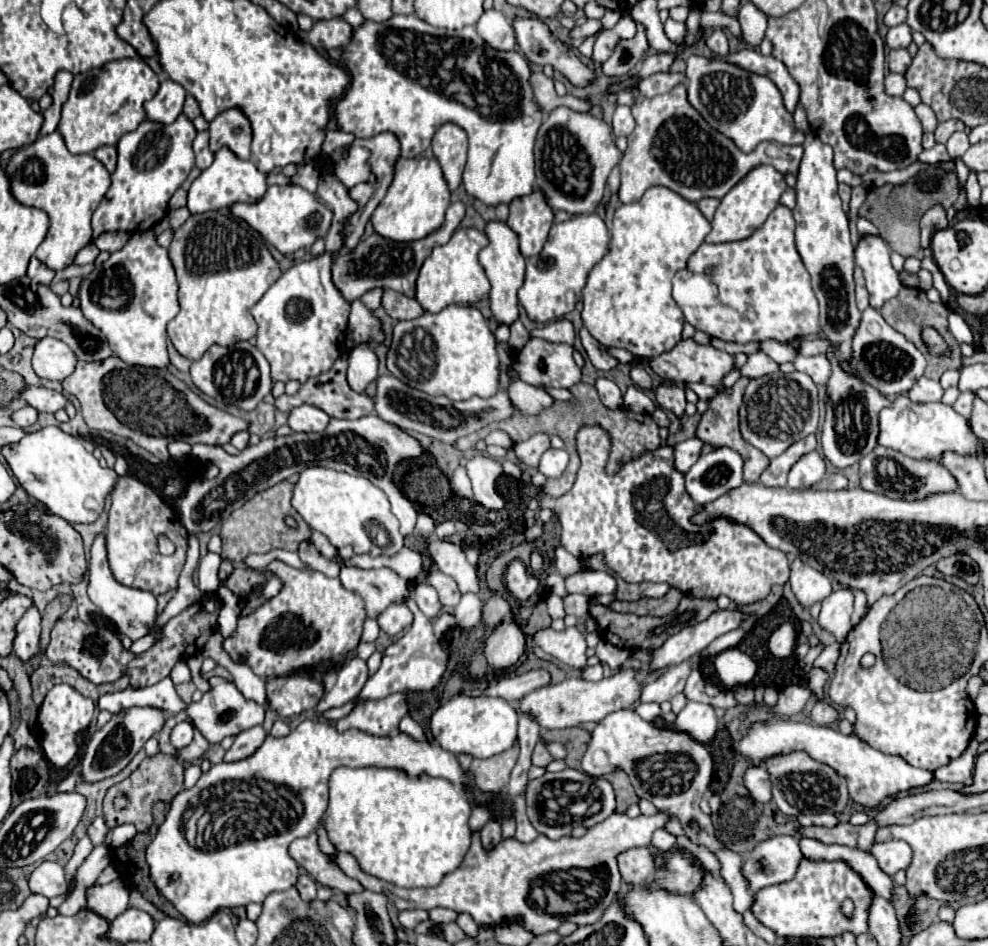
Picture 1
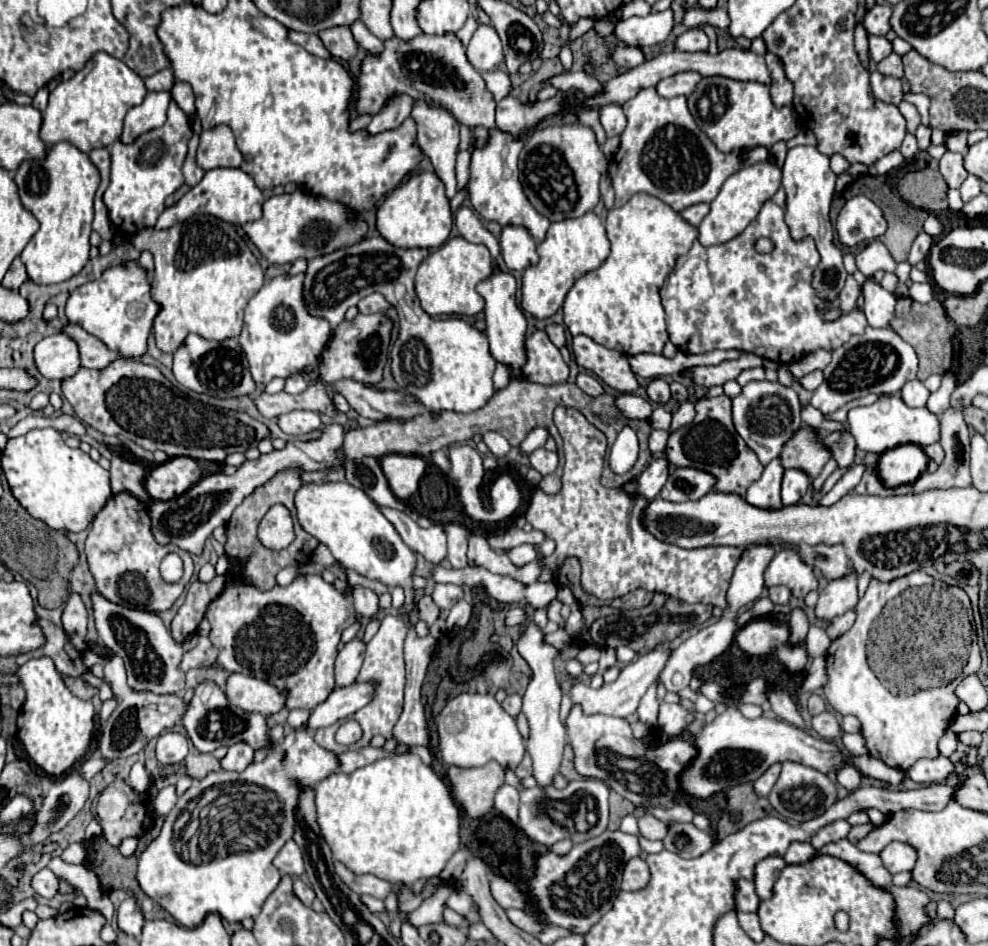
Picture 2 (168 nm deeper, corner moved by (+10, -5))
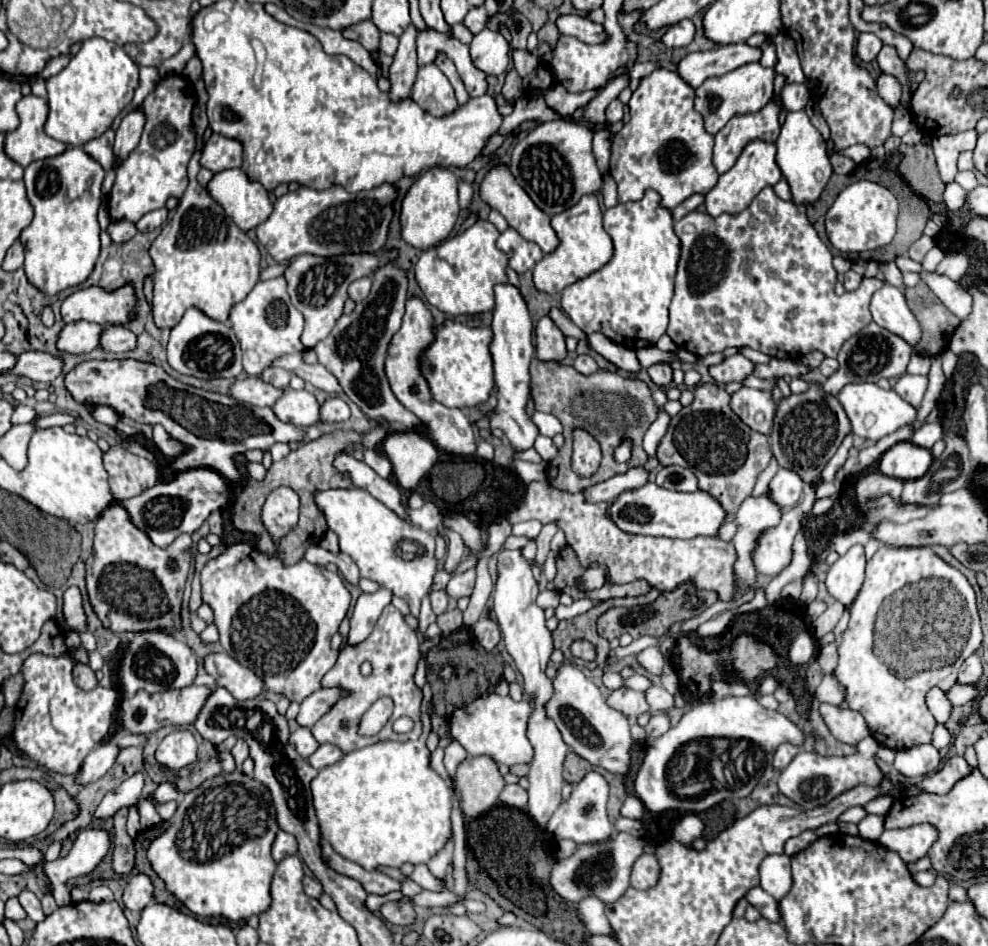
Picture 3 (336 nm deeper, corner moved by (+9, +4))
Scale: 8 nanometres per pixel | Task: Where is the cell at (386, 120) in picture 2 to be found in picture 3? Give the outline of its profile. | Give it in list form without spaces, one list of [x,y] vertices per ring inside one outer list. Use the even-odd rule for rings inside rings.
[[[409,25],[405,33],[399,37],[399,49],[389,69],[389,81],[391,81],[389,95],[393,101],[399,101],[411,95],[411,87],[419,69],[417,53],[415,53],[415,39],[417,39],[415,25]]]

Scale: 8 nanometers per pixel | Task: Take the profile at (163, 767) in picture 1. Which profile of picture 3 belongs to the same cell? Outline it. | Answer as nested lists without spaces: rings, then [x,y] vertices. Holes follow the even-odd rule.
[[[119,809],[113,815],[115,821],[115,835],[113,835],[113,869],[119,875],[129,875],[135,865],[135,847],[133,839],[127,835],[127,809]]]

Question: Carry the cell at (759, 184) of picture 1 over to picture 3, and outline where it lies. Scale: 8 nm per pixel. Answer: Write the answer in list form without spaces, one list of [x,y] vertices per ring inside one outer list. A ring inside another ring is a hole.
[[[755,139],[755,141],[749,141],[739,159],[735,161],[735,165],[725,171],[723,175],[719,175],[719,181],[717,185],[705,195],[705,207],[707,207],[707,213],[713,215],[713,217],[719,217],[721,213],[741,213],[743,209],[749,207],[749,203],[755,199],[755,195],[767,187],[767,185],[775,185],[779,179],[783,177],[781,169],[777,167],[775,163],[775,143],[769,143],[769,141],[761,141],[761,139]]]

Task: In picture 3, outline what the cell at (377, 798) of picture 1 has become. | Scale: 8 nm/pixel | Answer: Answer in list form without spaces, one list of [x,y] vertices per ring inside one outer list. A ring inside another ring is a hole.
[[[427,733],[417,741],[377,741],[365,749],[345,753],[341,761],[323,767],[311,781],[321,837],[327,839],[341,857],[365,869],[377,869],[379,865],[401,867],[403,863],[429,863],[429,859],[443,849],[451,835],[451,789],[447,781],[431,769],[431,751],[425,741]]]

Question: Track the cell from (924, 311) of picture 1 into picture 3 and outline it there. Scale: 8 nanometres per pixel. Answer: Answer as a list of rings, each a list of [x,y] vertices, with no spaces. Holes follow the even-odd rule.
[[[925,283],[905,289],[905,299],[923,327],[923,339],[915,345],[915,351],[931,357],[939,355],[949,345],[961,319],[955,317]]]

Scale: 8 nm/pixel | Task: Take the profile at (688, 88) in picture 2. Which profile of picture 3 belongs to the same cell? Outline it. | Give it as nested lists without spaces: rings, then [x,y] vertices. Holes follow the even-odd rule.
[[[747,43],[737,45],[723,45],[711,51],[699,51],[687,55],[679,63],[679,75],[697,89],[705,79],[725,75],[741,65],[761,59],[761,47],[749,47]]]

